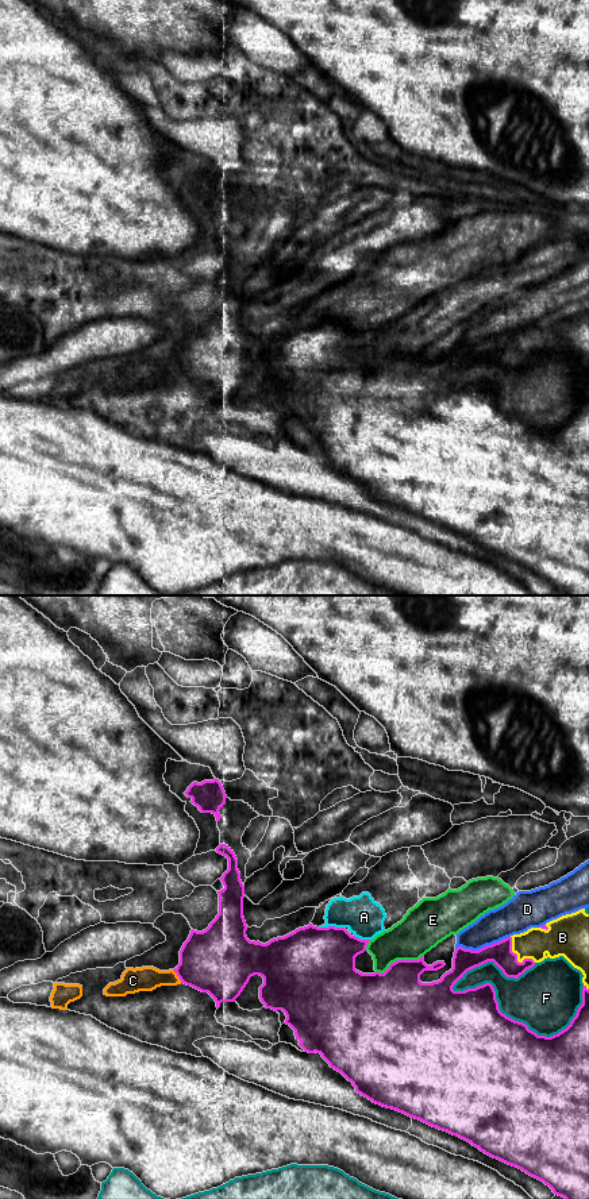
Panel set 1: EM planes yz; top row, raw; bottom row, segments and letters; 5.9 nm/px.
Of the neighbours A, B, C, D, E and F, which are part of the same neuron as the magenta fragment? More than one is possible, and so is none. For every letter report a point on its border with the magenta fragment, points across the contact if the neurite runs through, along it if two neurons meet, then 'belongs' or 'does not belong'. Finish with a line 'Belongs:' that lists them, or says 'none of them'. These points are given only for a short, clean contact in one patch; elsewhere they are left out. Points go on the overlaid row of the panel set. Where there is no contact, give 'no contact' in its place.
A: yz (331, 926) | along yz (343, 926), (319, 928) | does not belong
B: yz (516, 957) | belongs
C: yz (177, 975) | does not belong
D: yz (484, 947) | does not belong
E: yz (399, 960) | does not belong
F: yz (520, 1022) | does not belong
Belongs: B

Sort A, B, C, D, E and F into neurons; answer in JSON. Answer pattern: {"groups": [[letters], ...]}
{"groups": [["A", "C"], ["B"], ["D"], ["E"], ["F"]]}

